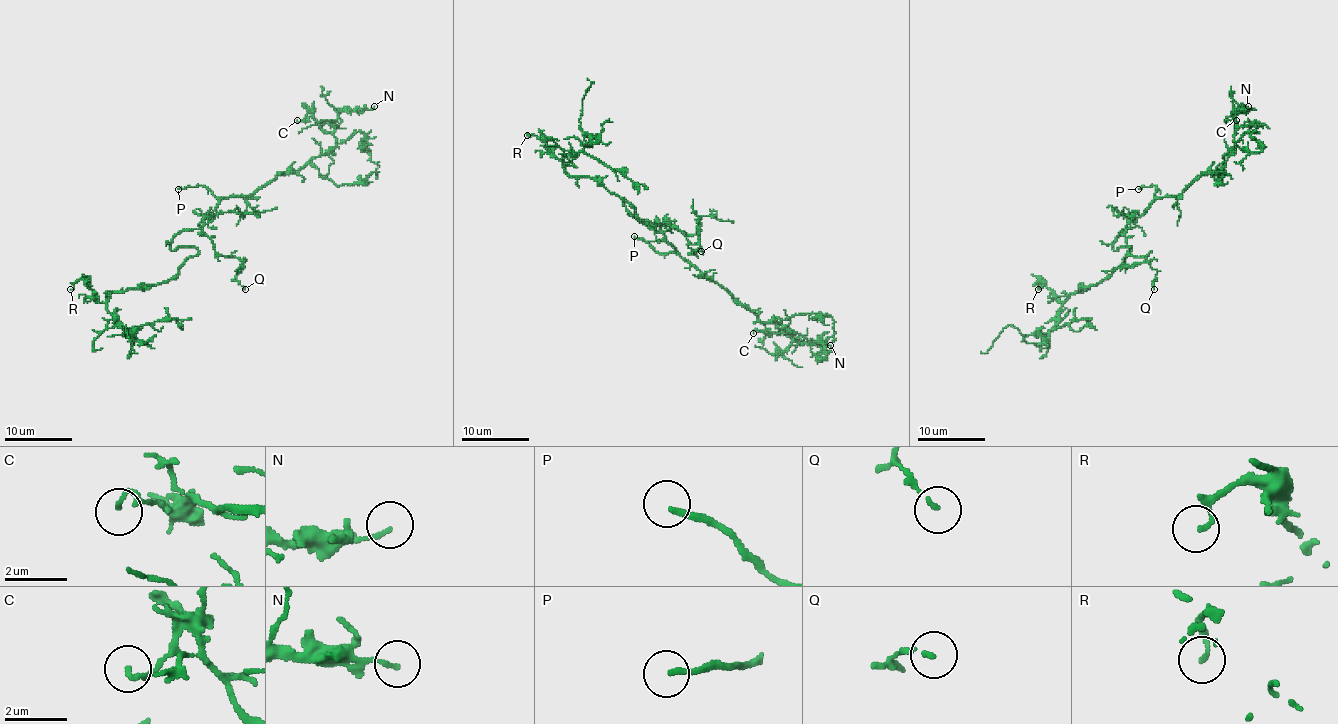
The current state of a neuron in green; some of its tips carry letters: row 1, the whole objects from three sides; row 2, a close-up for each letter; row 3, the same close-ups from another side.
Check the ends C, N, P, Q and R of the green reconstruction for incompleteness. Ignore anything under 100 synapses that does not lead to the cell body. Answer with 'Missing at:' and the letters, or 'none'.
Missing at: P

